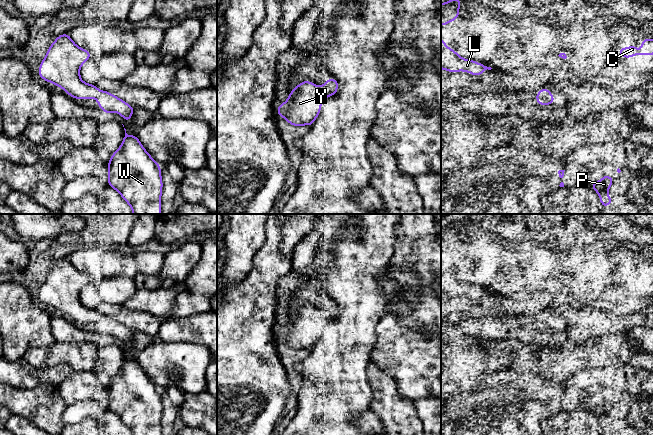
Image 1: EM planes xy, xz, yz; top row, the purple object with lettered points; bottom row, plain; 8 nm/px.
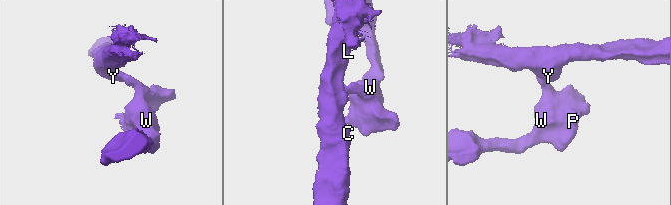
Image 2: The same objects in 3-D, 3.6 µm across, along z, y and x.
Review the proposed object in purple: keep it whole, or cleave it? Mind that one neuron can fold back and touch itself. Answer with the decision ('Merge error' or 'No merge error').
No merge error

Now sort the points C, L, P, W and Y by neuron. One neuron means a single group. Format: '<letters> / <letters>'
C L P W Y

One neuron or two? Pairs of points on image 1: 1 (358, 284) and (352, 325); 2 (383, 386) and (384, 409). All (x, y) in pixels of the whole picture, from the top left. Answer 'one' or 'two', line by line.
1: one
2: one

